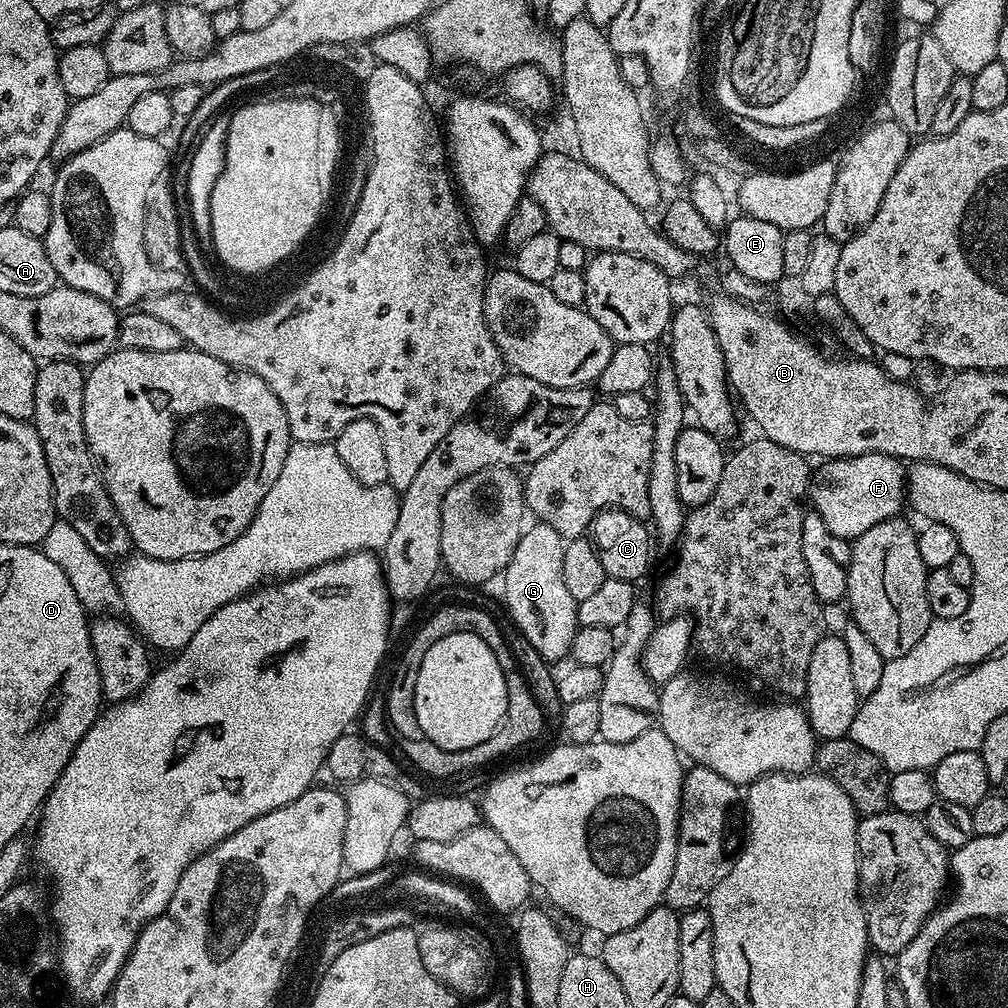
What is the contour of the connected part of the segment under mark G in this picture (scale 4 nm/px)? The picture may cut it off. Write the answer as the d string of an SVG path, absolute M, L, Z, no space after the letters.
M532 522L525 527L520 536L518 546L510 558L507 568L502 573L504 580L504 604L512 615L511 623L523 634L526 642L542 654L542 658L549 662L557 662L569 655L572 651L574 634L578 627L576 619L577 600L566 590L566 582L562 578L562 558L564 557L564 545L566 541L558 534L558 530L550 530L550 526L539 522Z

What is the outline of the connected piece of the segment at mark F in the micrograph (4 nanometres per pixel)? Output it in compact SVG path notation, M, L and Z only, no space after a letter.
M867 452L847 458L828 458L821 464L824 465L810 476L810 504L822 522L826 522L830 534L851 542L866 534L870 526L901 515L904 496L906 500L906 468L895 456Z

